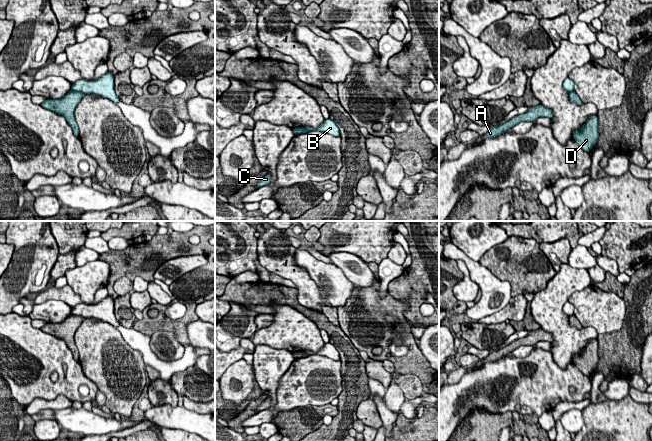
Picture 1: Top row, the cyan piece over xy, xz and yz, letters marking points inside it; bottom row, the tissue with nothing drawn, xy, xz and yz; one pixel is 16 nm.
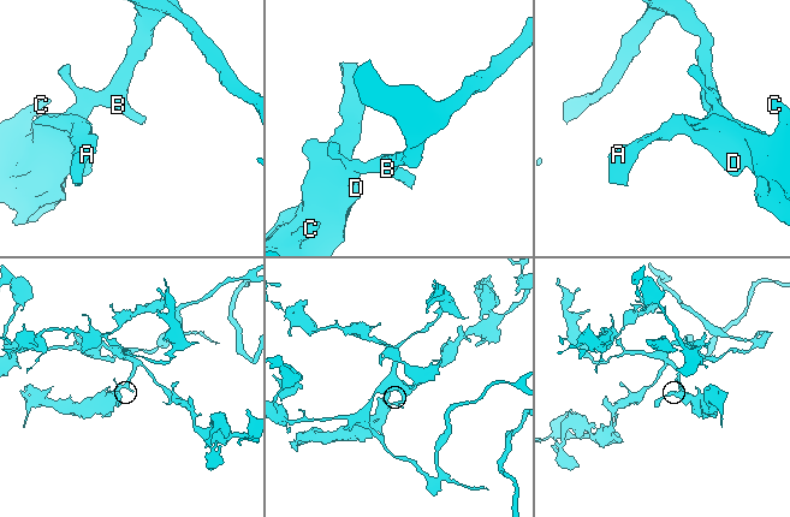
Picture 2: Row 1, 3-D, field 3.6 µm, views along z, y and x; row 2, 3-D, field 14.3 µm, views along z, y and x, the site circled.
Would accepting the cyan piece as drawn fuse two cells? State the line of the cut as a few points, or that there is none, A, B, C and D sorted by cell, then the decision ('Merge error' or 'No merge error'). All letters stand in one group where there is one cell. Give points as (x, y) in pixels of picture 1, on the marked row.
Split along xy (71, 89), (81, 91), (84, 94). Groups: A C D / B. Merge error

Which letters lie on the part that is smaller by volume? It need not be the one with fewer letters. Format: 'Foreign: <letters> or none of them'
Foreign: A, C, D

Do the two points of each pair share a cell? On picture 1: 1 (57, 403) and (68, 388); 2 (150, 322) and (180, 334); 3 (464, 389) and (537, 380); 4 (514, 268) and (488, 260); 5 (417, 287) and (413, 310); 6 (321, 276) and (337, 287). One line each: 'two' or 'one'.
1: two
2: one
3: one
4: one
5: one
6: one

